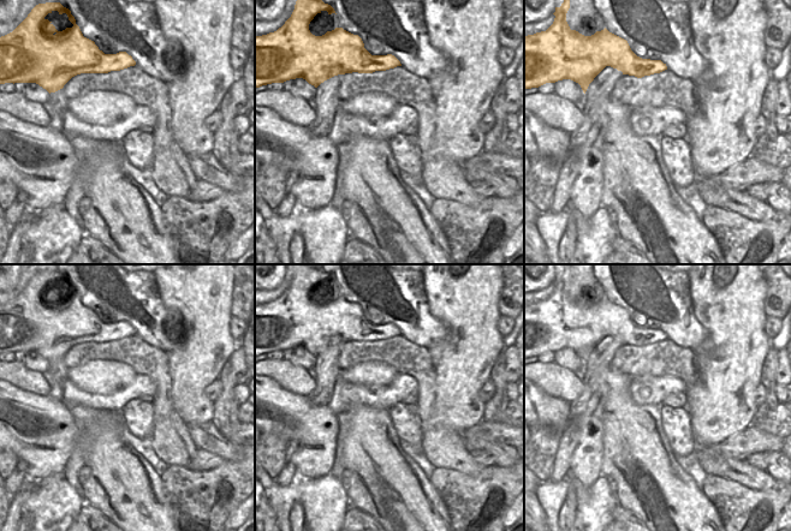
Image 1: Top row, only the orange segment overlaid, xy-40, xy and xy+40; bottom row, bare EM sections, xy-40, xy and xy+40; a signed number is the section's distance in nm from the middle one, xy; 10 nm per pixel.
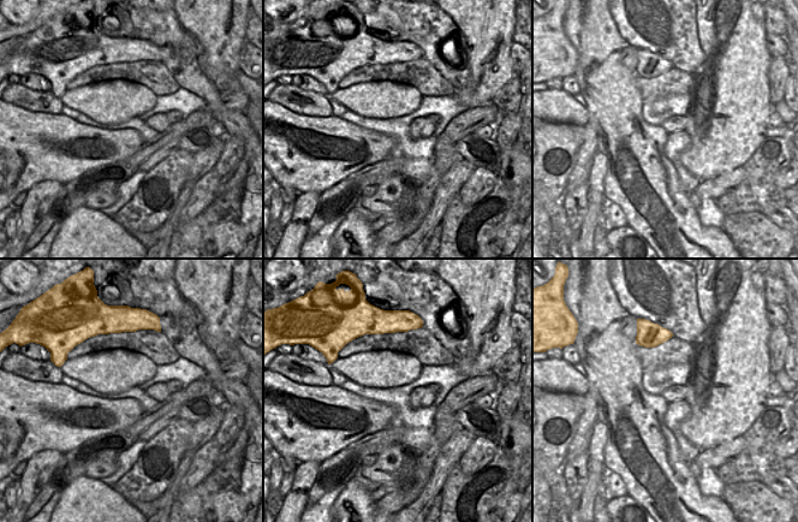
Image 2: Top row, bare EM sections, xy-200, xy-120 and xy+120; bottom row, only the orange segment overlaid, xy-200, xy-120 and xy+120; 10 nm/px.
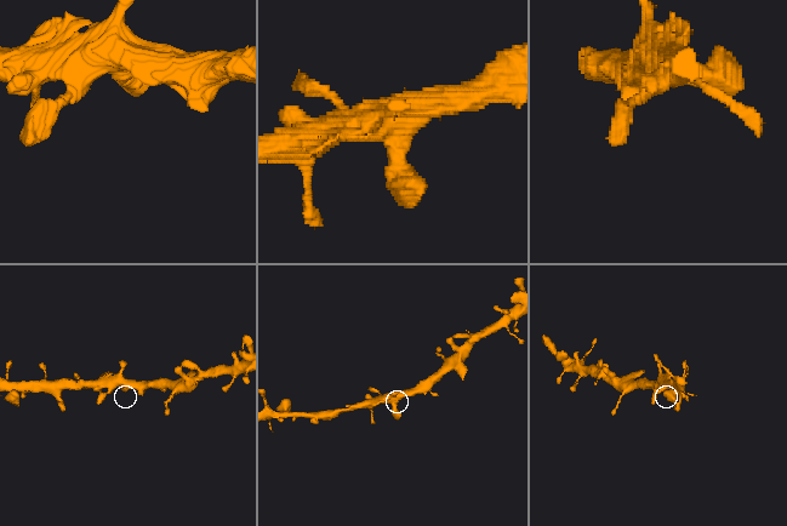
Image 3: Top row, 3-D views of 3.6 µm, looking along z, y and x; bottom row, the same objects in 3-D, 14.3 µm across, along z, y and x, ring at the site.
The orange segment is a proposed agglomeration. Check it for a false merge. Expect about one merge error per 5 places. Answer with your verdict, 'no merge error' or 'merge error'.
no merge error

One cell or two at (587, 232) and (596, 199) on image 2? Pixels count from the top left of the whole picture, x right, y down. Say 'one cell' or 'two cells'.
one cell

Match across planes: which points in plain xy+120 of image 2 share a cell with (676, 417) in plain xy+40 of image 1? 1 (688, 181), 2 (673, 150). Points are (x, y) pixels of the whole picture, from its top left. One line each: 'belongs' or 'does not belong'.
1: belongs
2: belongs

